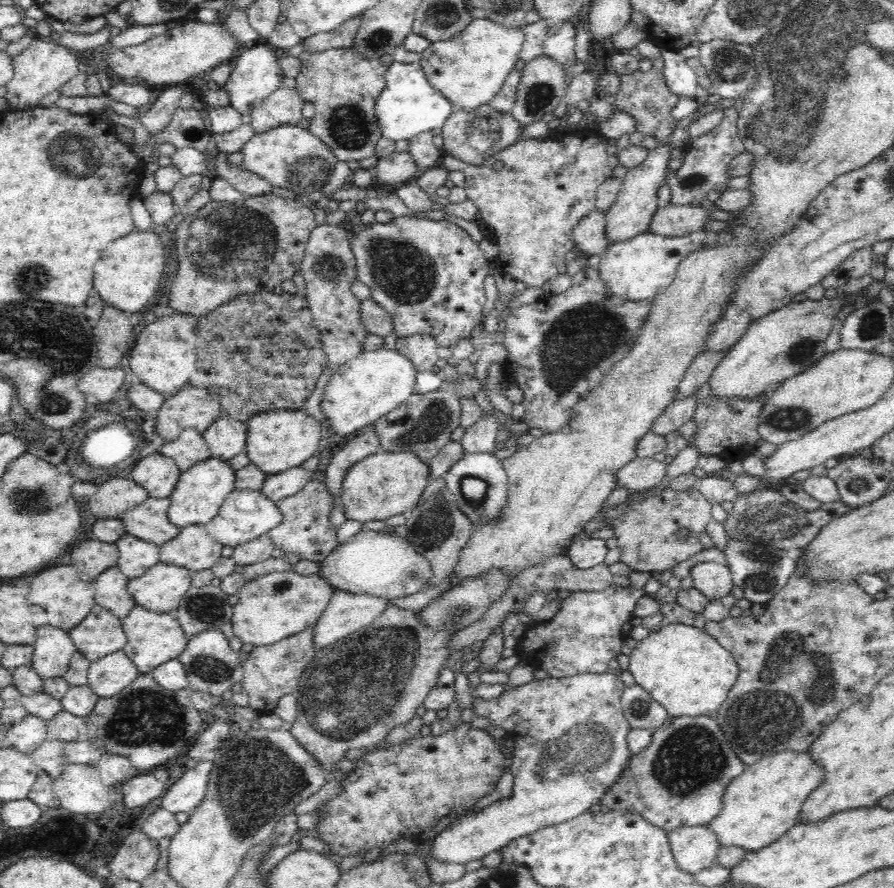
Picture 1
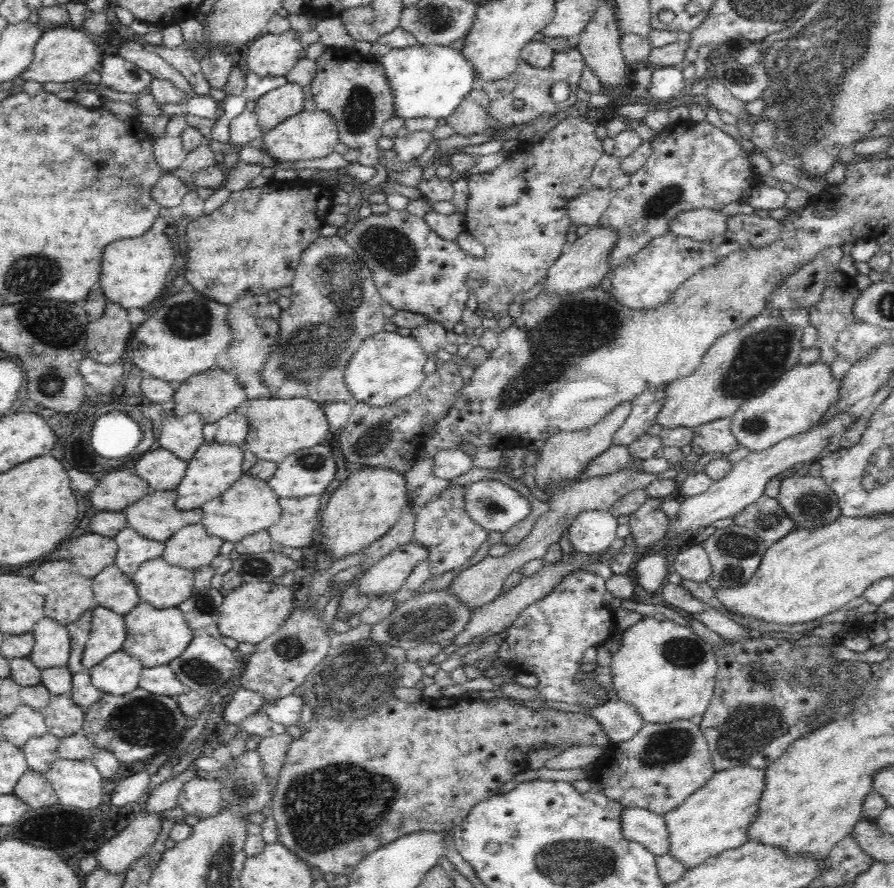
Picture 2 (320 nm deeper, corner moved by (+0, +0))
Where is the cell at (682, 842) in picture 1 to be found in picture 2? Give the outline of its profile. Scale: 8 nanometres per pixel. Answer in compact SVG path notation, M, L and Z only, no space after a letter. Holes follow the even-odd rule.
M626 807L620 816L622 836L630 842L639 842L655 855L667 854L668 827L664 816L643 808Z

